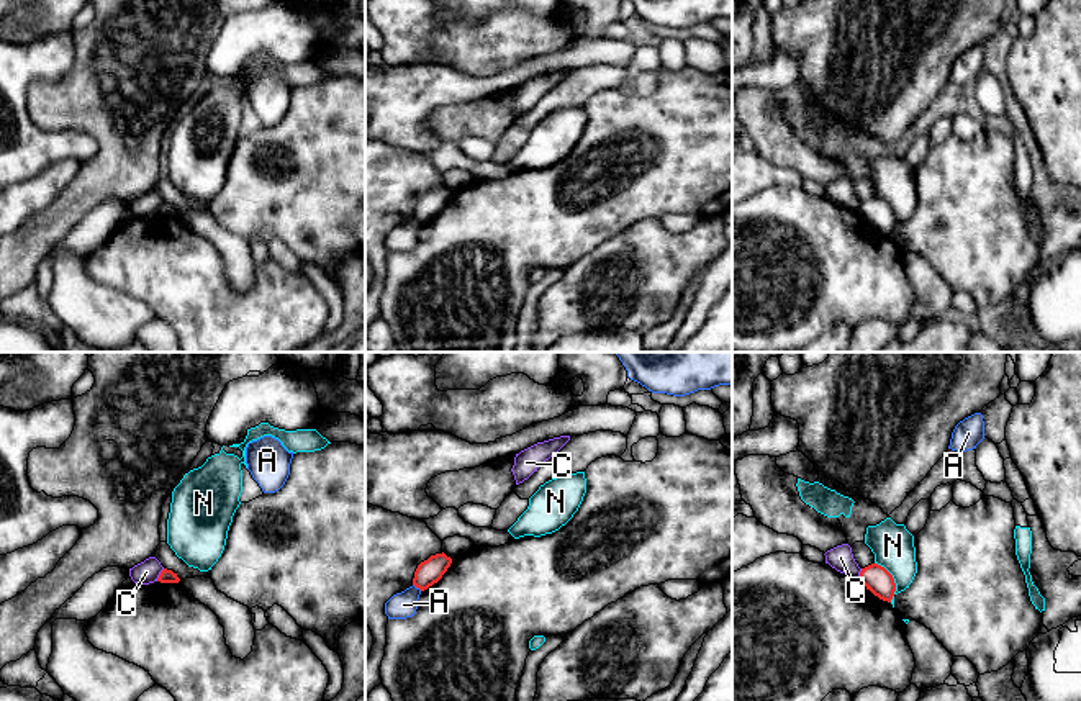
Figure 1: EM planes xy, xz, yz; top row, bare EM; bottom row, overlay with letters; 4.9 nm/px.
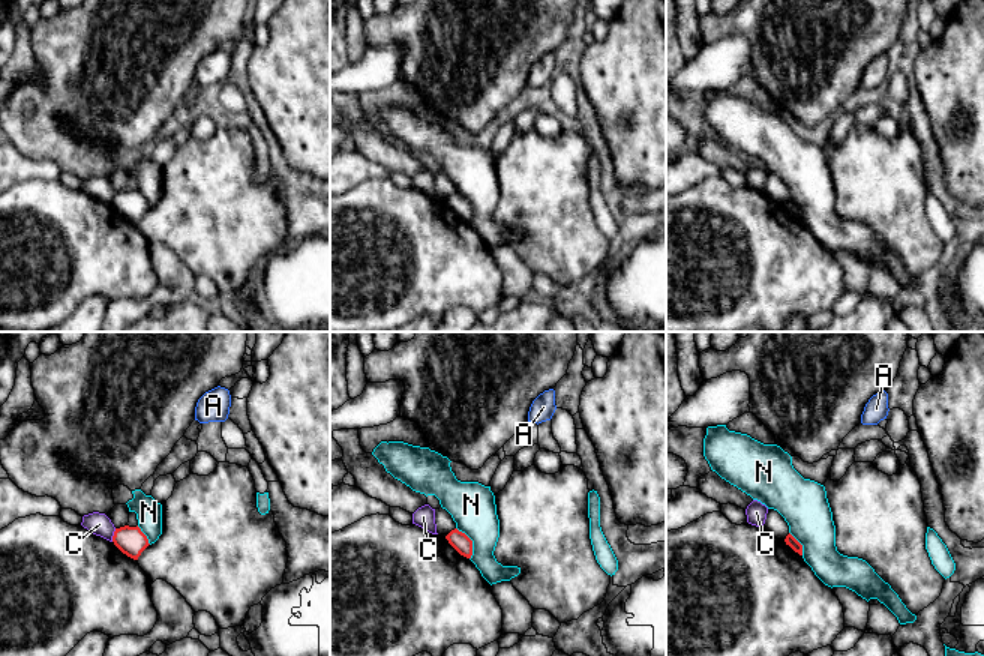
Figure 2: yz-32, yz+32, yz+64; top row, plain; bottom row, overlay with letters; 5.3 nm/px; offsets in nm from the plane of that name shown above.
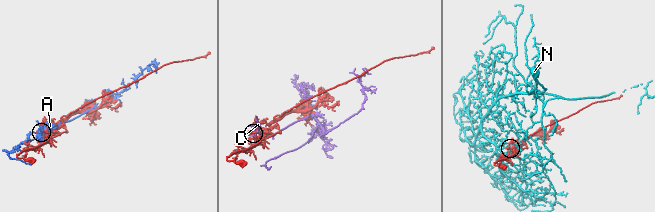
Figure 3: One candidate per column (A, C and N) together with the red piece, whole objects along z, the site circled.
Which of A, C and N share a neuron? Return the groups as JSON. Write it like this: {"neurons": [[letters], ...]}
{"neurons": [["A"], ["C"], ["N"]]}

